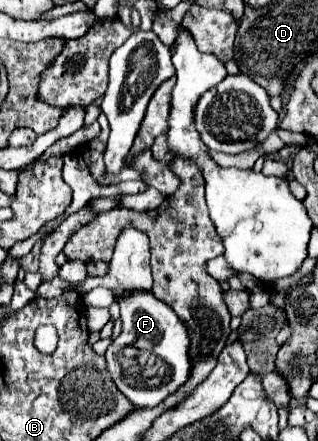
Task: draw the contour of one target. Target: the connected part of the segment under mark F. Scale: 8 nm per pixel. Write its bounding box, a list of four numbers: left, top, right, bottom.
[105,291,189,407]

